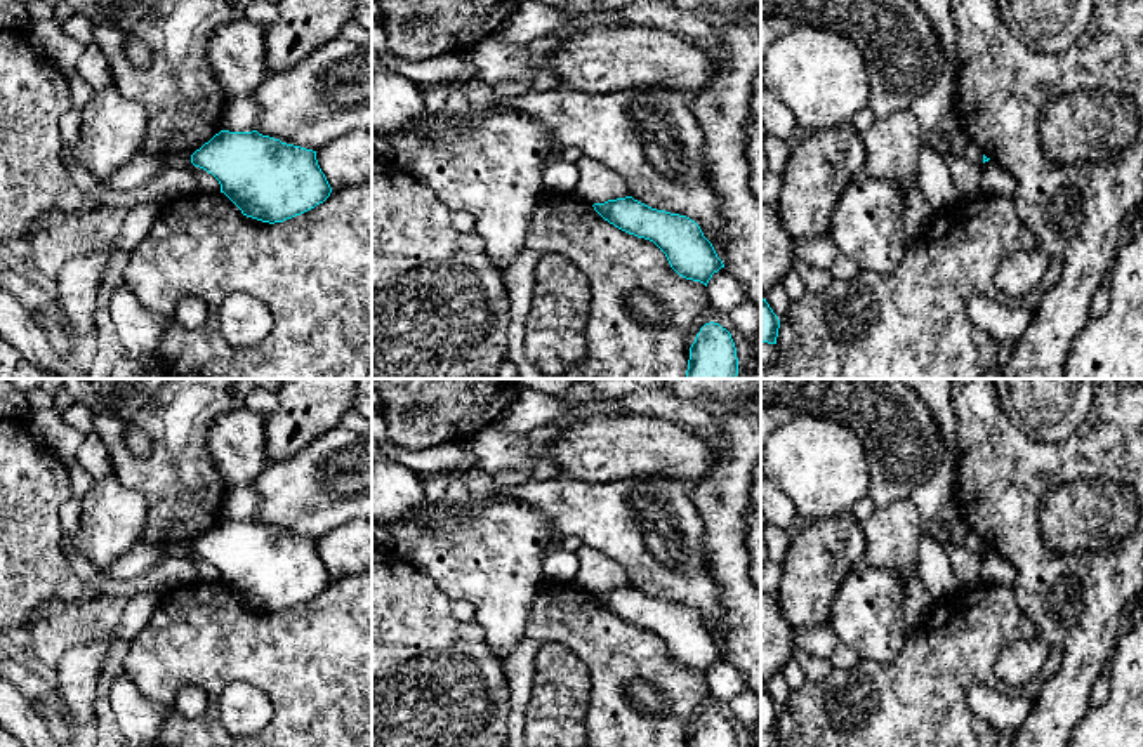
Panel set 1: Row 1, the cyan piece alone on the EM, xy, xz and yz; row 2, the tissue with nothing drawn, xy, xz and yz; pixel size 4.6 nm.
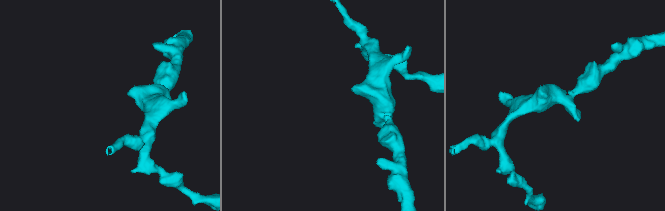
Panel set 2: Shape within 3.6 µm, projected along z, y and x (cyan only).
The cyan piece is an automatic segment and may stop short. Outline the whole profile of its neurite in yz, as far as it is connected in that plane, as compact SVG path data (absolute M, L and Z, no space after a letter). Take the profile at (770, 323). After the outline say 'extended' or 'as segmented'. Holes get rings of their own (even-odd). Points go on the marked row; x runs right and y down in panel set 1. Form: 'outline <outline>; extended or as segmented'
outline M761 299L761 342L776 344L780 320L766 302Z; as segmented

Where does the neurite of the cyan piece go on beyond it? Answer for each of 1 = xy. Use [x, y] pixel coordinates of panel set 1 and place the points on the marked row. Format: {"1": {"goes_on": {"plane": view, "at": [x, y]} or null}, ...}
{"1": {"goes_on": null}}

